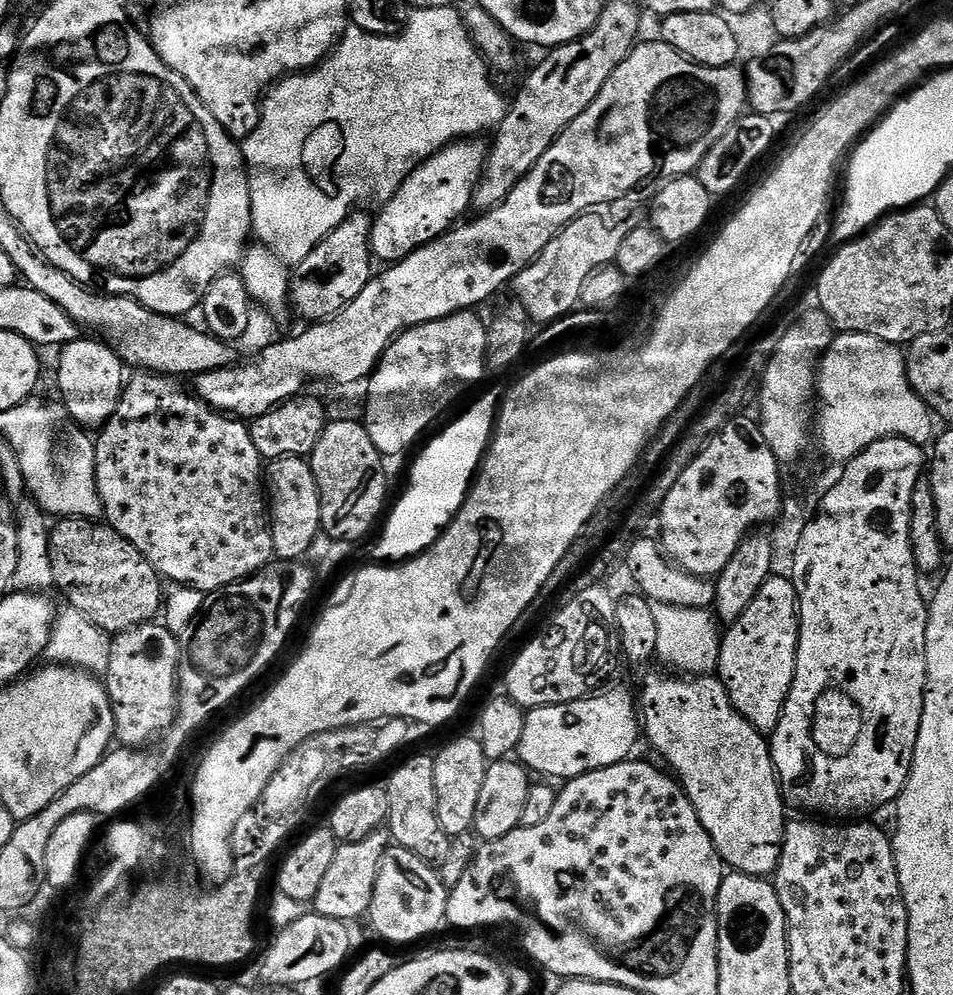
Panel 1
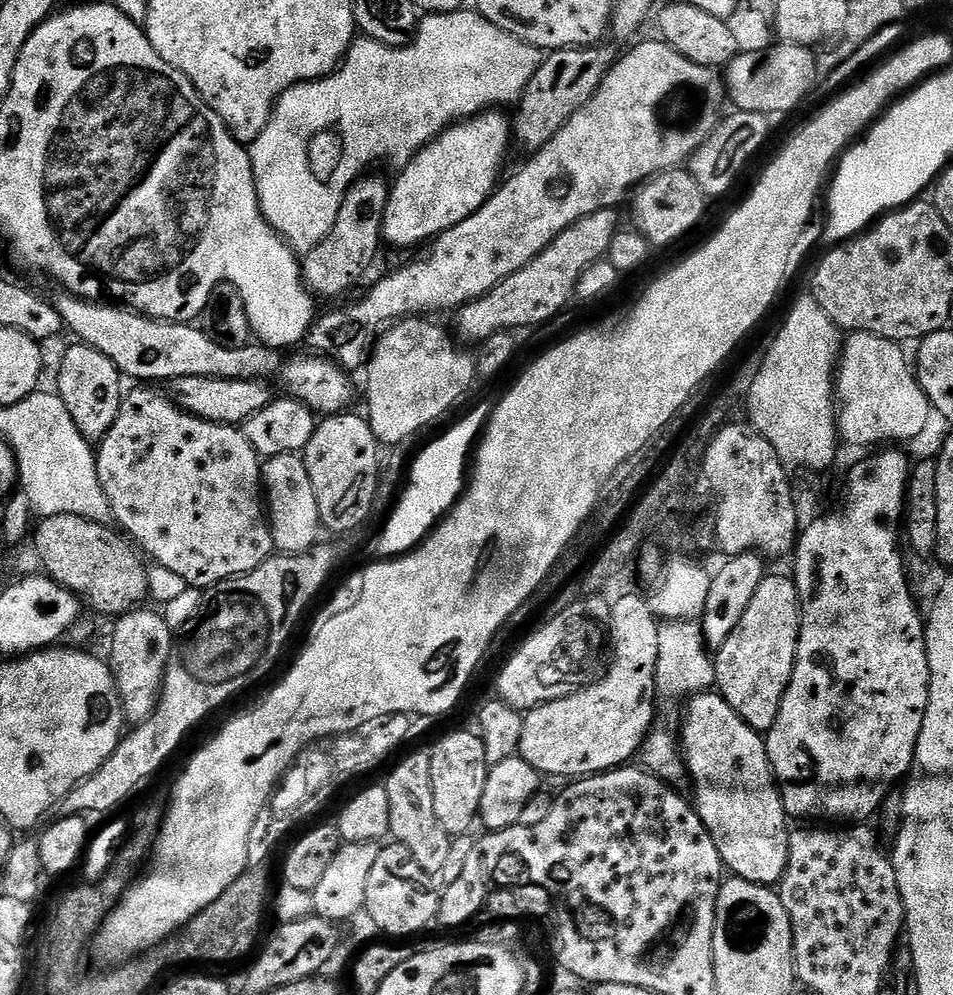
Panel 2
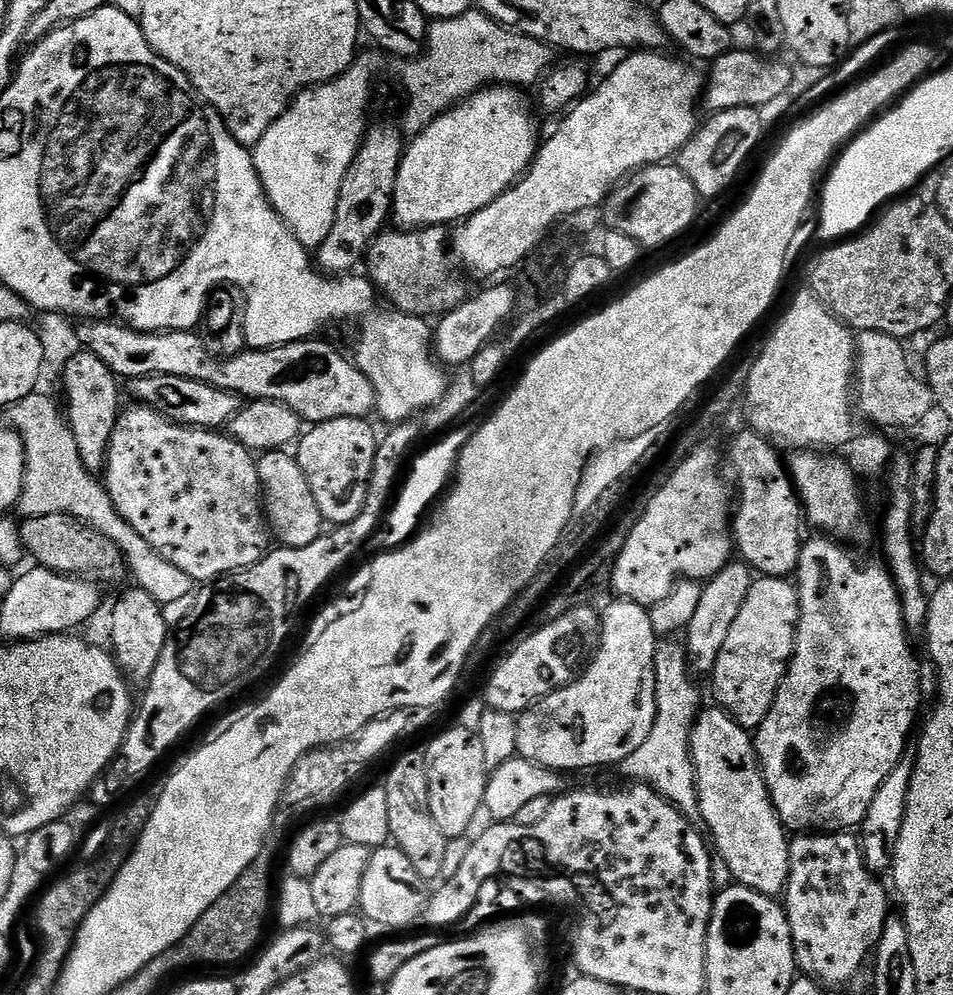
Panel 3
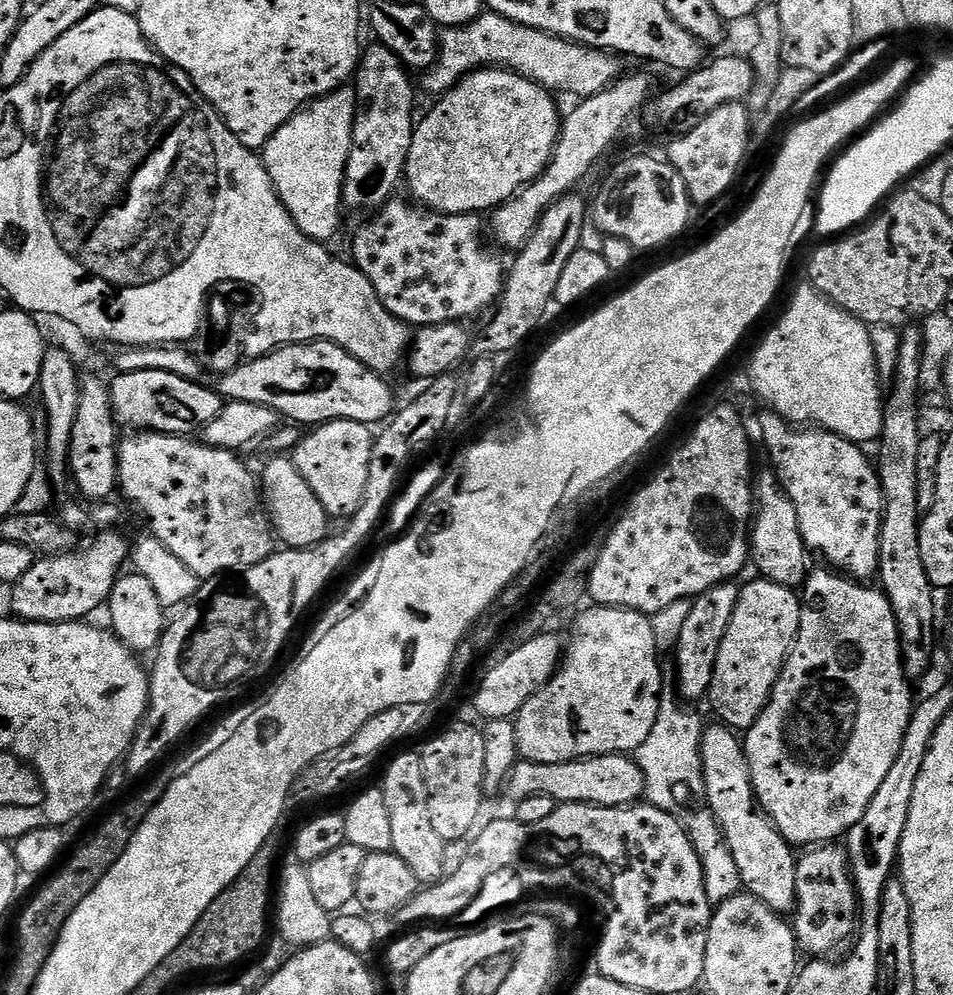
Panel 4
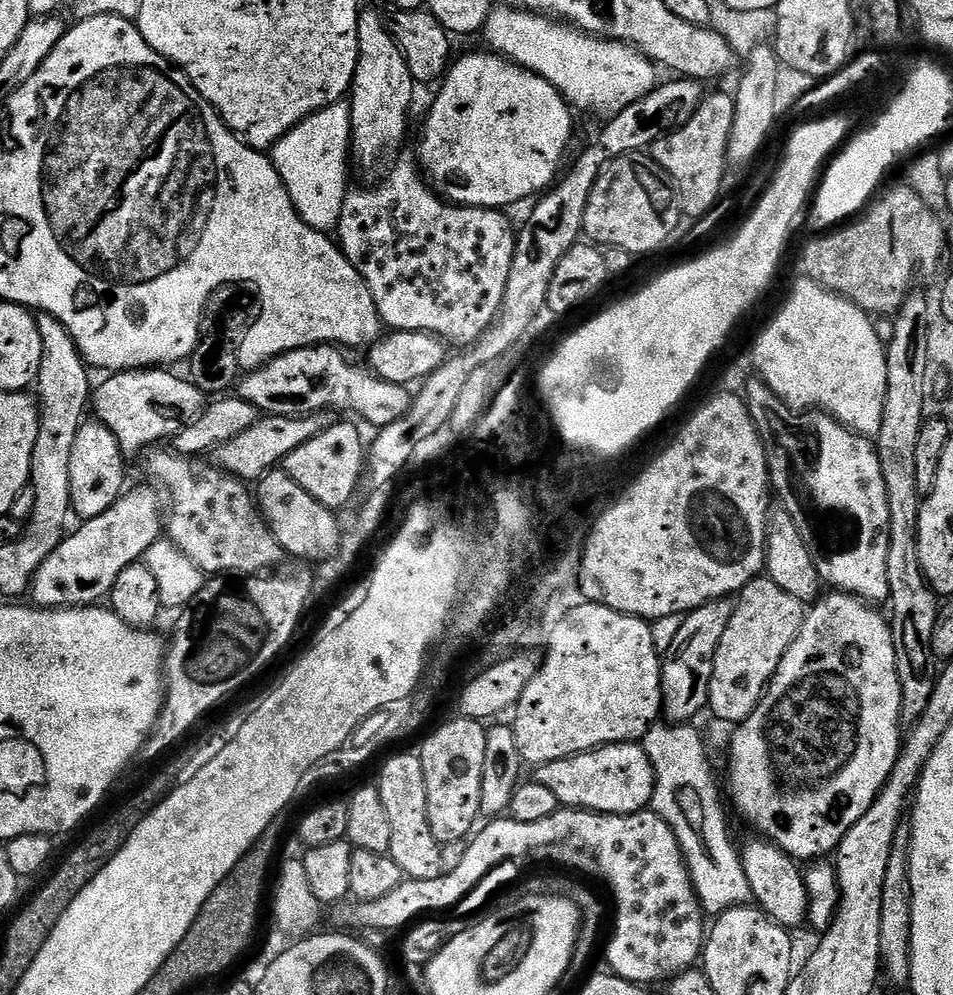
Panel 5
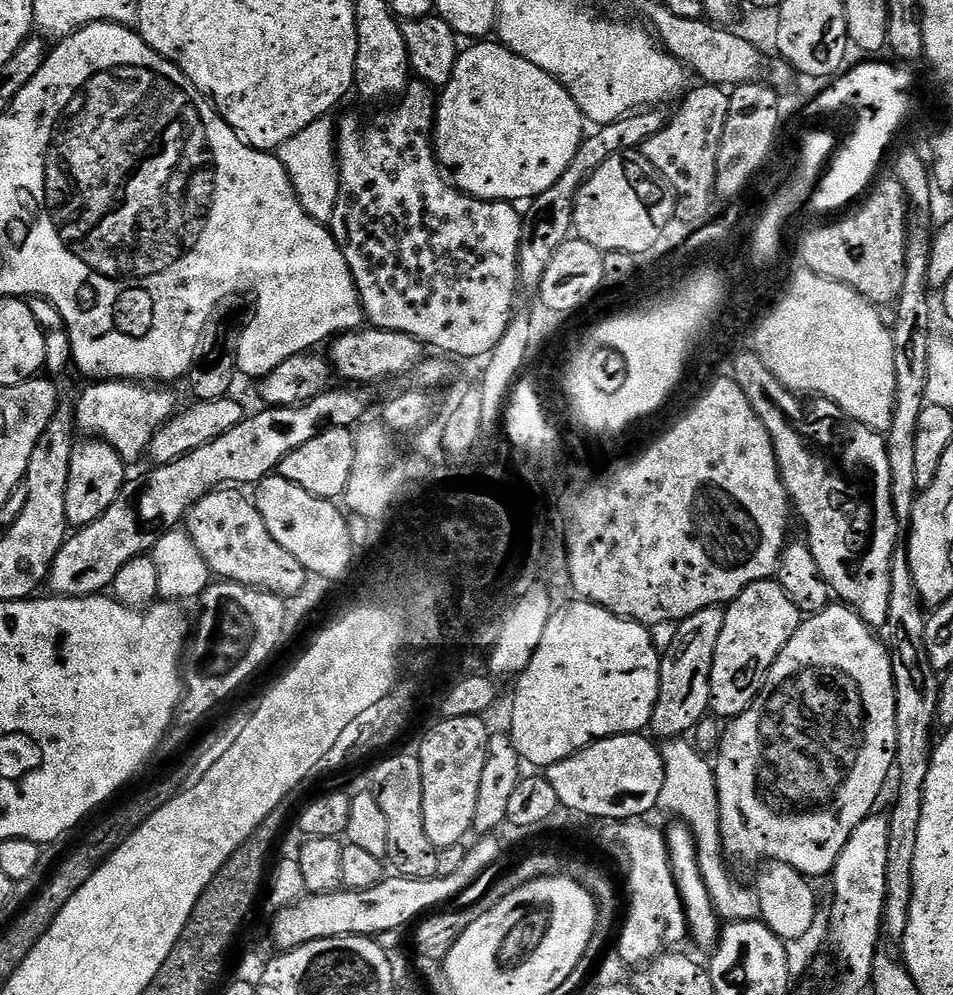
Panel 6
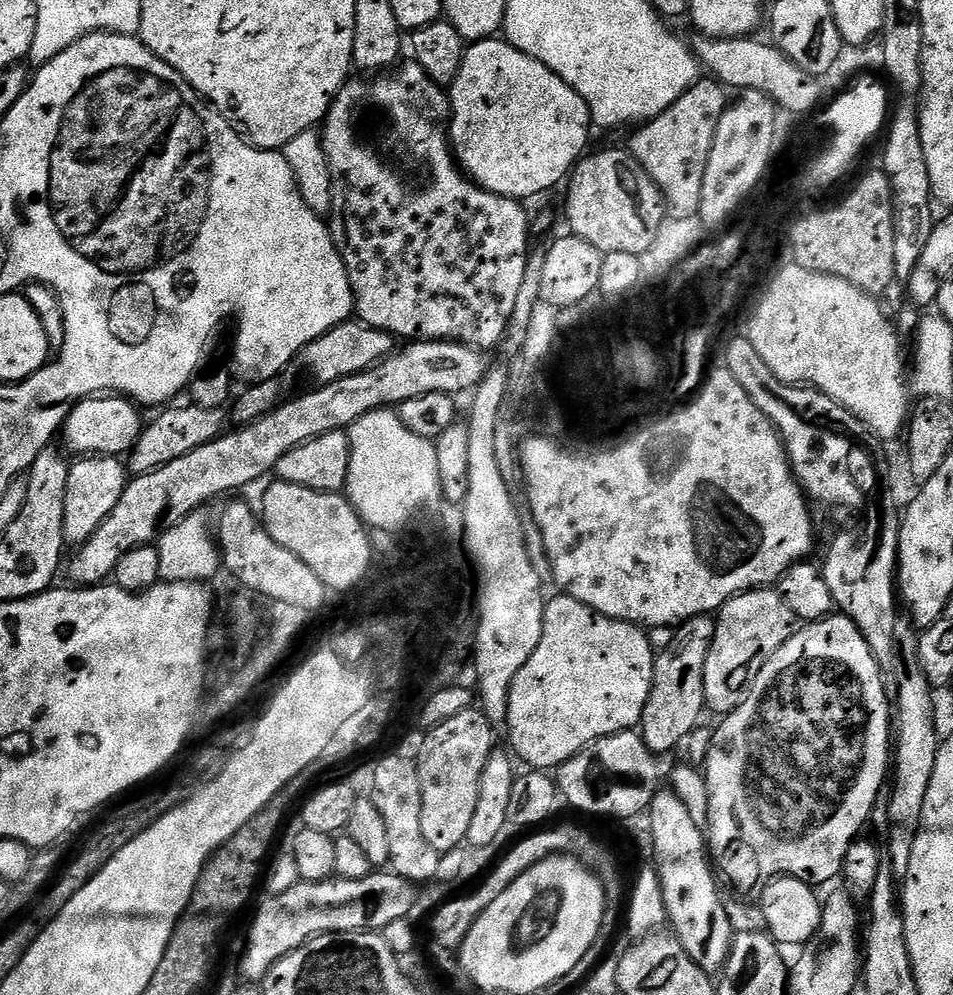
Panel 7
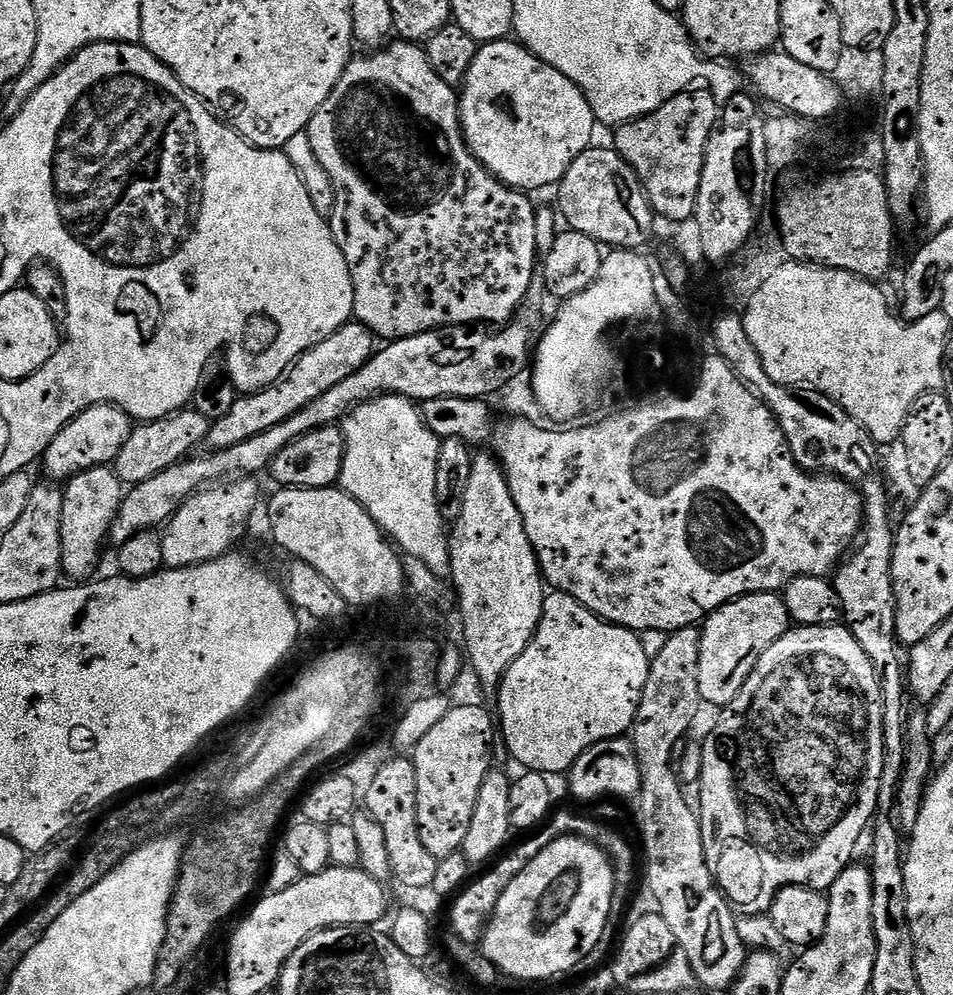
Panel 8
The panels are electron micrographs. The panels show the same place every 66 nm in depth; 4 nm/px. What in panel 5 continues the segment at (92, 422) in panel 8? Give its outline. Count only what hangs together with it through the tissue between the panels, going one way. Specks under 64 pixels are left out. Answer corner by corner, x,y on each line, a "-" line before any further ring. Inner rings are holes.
163,367
137,368
127,372
109,375
95,385
90,401
91,411
96,412
95,419
105,424
118,438
118,446
125,457
132,458
135,452
143,453
151,449
159,440
167,441
177,436
187,424
204,413
205,393
183,375
175,376
175,371

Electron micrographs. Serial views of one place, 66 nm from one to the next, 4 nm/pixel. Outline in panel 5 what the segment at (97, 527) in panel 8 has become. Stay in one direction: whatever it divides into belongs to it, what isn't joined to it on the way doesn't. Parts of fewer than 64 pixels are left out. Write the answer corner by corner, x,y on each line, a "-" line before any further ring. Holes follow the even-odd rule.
85,422
78,430
78,438
74,438
74,447
70,450
70,498
72,512
80,515
81,521
98,518
98,514
106,514
110,506
125,491
124,451
118,446
118,438
105,424

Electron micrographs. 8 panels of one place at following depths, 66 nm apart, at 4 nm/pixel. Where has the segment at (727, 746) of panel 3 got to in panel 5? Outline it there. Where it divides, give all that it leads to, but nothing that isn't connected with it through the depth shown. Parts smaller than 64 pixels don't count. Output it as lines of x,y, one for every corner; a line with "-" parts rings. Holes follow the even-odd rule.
752,838
748,845
743,845
742,859
746,878
750,878
752,899
761,912
776,921
786,929
795,930
808,919
808,895
804,885
804,873
798,867
797,861
777,844
771,844
767,838
-
797,868
797,869
796,869

